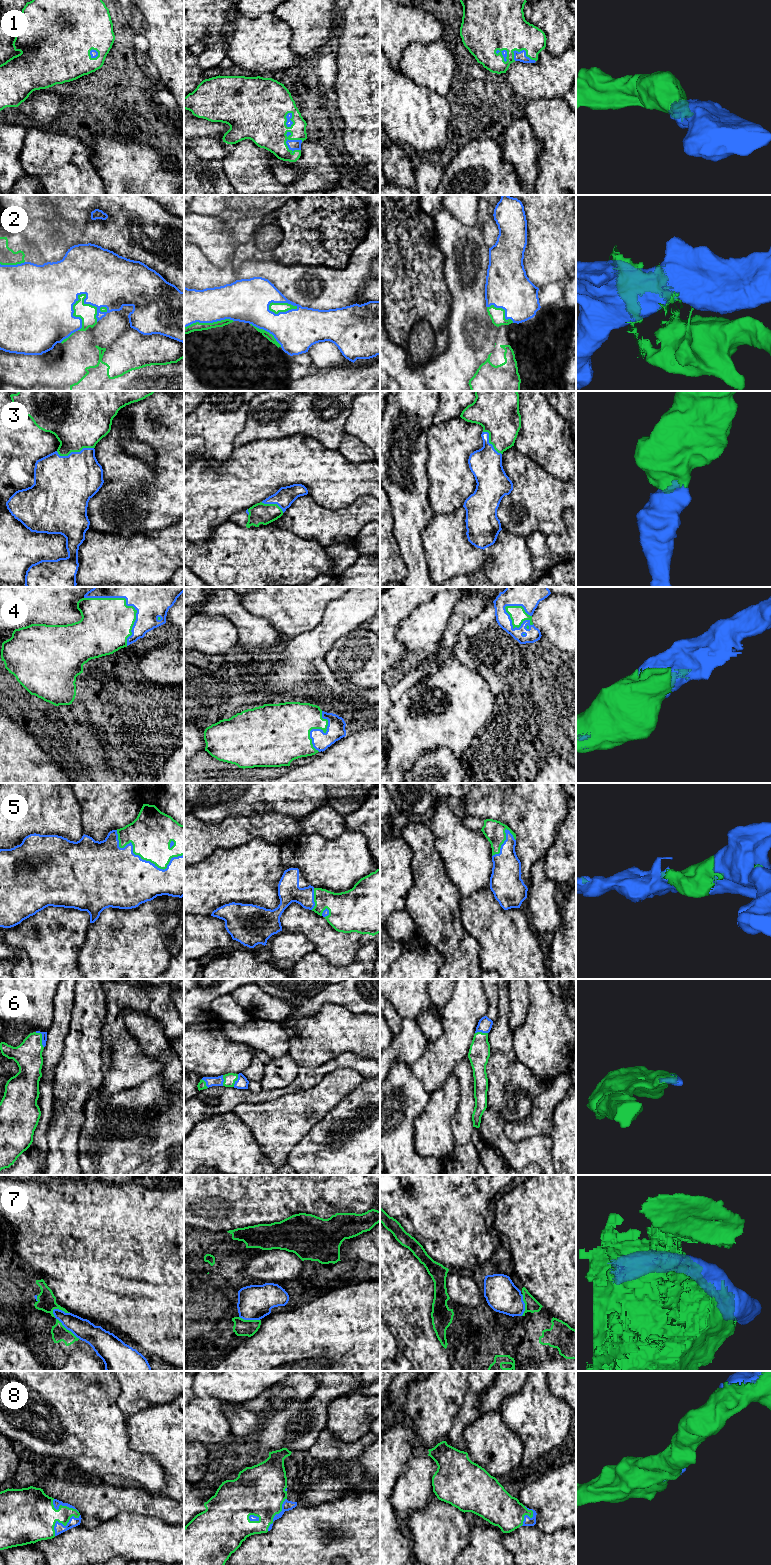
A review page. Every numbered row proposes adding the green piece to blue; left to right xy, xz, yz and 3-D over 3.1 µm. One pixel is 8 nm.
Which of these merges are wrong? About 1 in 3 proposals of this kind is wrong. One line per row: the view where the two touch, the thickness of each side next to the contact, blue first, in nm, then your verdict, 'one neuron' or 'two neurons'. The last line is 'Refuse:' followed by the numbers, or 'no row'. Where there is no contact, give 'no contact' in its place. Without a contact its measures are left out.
1: xz | 80/340 nm | one neuron
2: xy | 500/140 nm | two neurons
3: xy | 440/420 nm | one neuron
4: xy | 440/420 nm | one neuron
5: xy | 480/340 nm | one neuron
6: xy | 50/220 nm | one neuron
7: xy | 160/150 nm | two neurons
8: xy | 90/380 nm | one neuron
Refuse: 2, 7

